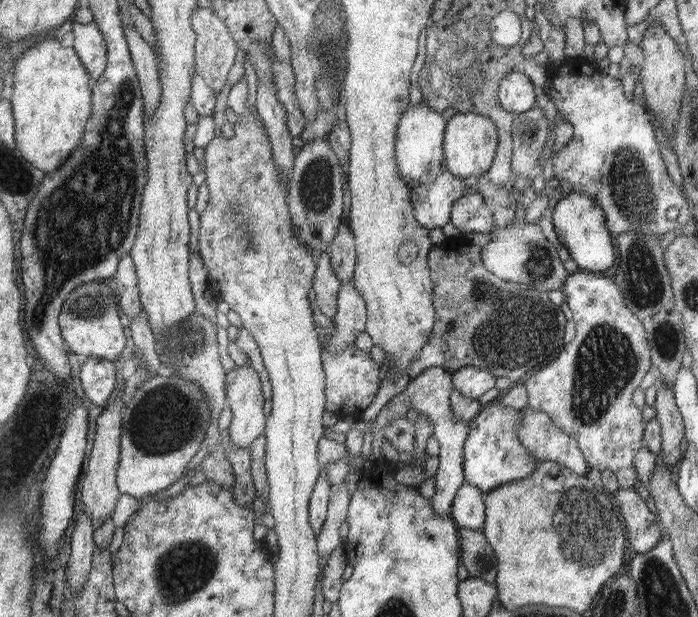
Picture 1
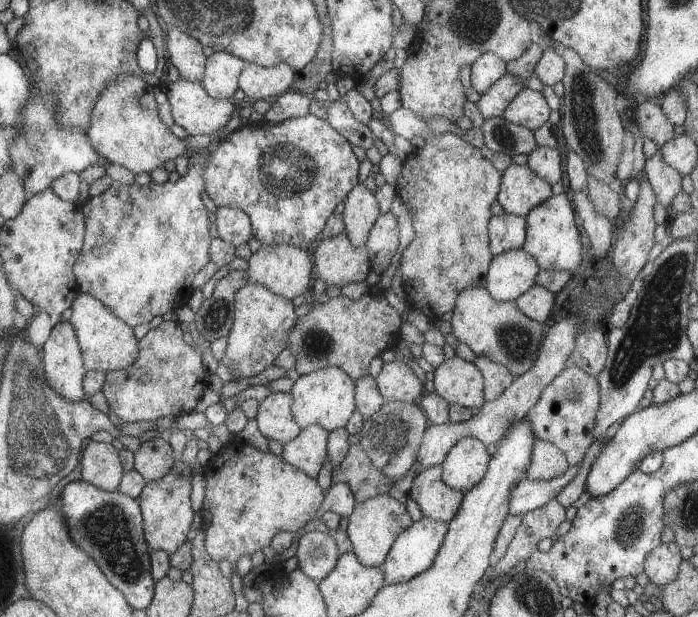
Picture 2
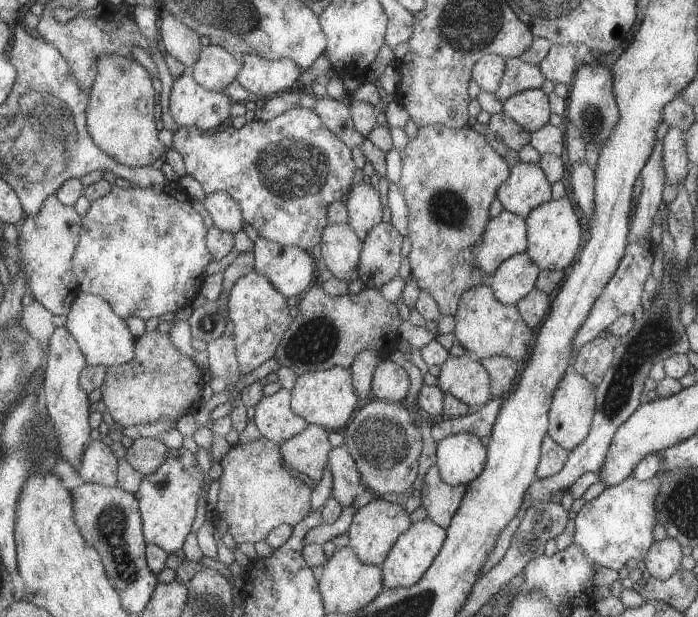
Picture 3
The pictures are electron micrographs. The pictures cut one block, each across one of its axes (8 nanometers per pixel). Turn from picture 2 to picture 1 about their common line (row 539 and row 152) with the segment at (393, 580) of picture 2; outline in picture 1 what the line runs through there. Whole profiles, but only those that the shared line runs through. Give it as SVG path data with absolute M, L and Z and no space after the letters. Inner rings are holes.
M418 104L407 107L396 136L395 162L400 176L404 176L411 188L415 220L431 233L439 233L450 222L450 208L454 208L454 200L459 200L464 190L463 178L452 175L445 161L446 127L442 113Z

